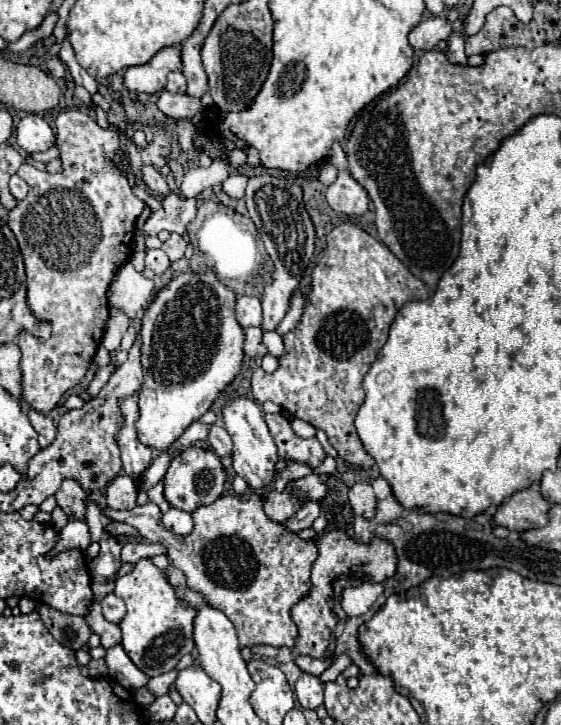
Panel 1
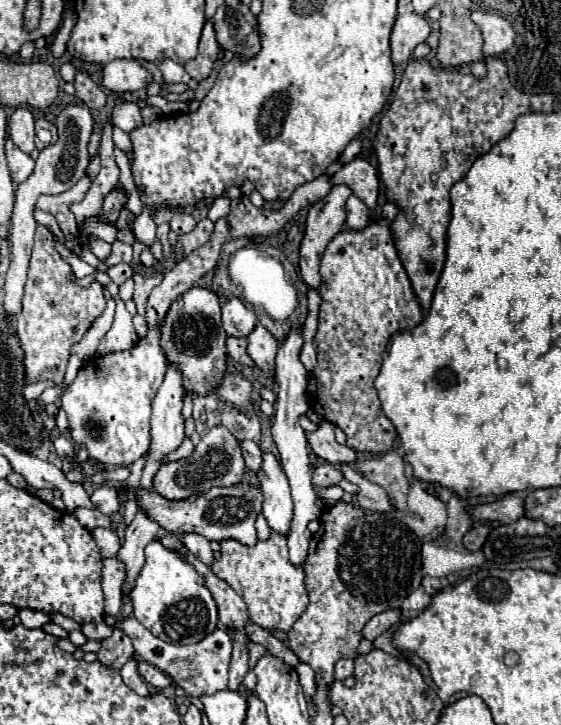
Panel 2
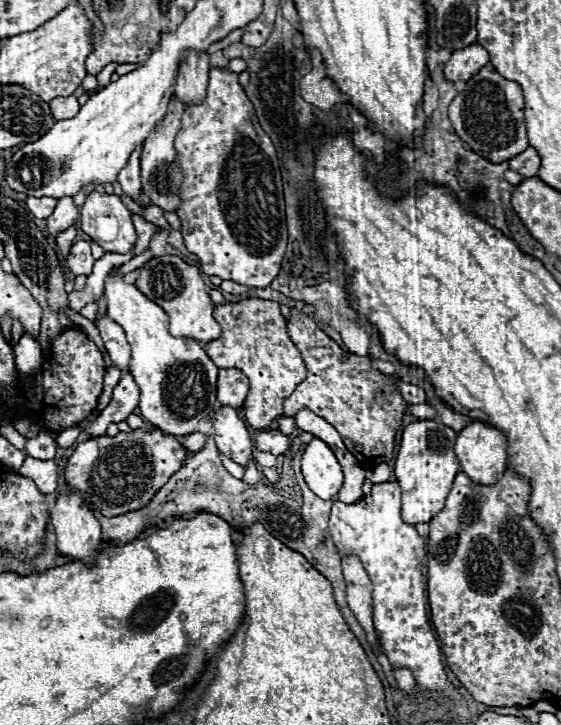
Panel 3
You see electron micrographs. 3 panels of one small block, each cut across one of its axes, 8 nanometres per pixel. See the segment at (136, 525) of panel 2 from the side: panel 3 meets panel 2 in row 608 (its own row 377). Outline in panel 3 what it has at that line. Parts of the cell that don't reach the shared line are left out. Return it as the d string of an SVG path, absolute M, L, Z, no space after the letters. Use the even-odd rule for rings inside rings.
M130 374L122 376L122 380L118 382L118 386L112 392L110 404L86 428L86 432L90 432L90 436L104 436L108 424L112 424L112 422L118 424L118 422L126 420L138 408L138 400L140 400L140 390L138 390L134 378Z

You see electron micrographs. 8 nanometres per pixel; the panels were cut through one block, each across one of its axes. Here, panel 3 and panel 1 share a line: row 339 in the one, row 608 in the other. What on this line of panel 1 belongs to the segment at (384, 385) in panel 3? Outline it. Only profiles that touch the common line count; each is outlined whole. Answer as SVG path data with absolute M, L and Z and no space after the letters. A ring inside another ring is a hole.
M340 530L328 532L316 540L318 546L318 560L312 566L312 588L310 596L296 602L294 608L290 610L294 624L298 626L298 638L294 644L294 654L306 654L312 658L326 660L328 648L332 644L332 634L336 630L338 618L332 612L332 580L340 574L350 574L352 576L372 576L376 582L384 582L396 572L396 562L394 562L394 550L386 546L386 542L370 542L370 544L360 544L354 542L350 536L346 536Z

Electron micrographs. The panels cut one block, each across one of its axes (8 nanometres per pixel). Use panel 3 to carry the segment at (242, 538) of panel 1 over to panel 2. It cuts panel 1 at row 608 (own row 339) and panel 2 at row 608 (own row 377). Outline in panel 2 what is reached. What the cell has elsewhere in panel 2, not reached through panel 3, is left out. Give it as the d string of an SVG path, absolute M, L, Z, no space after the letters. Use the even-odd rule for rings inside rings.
M272 532L268 540L258 540L254 546L242 546L240 542L226 540L222 544L222 556L212 564L214 574L224 580L236 594L240 594L248 606L250 622L264 630L288 632L308 606L308 594L304 586L304 568L294 566L288 560L286 536Z

